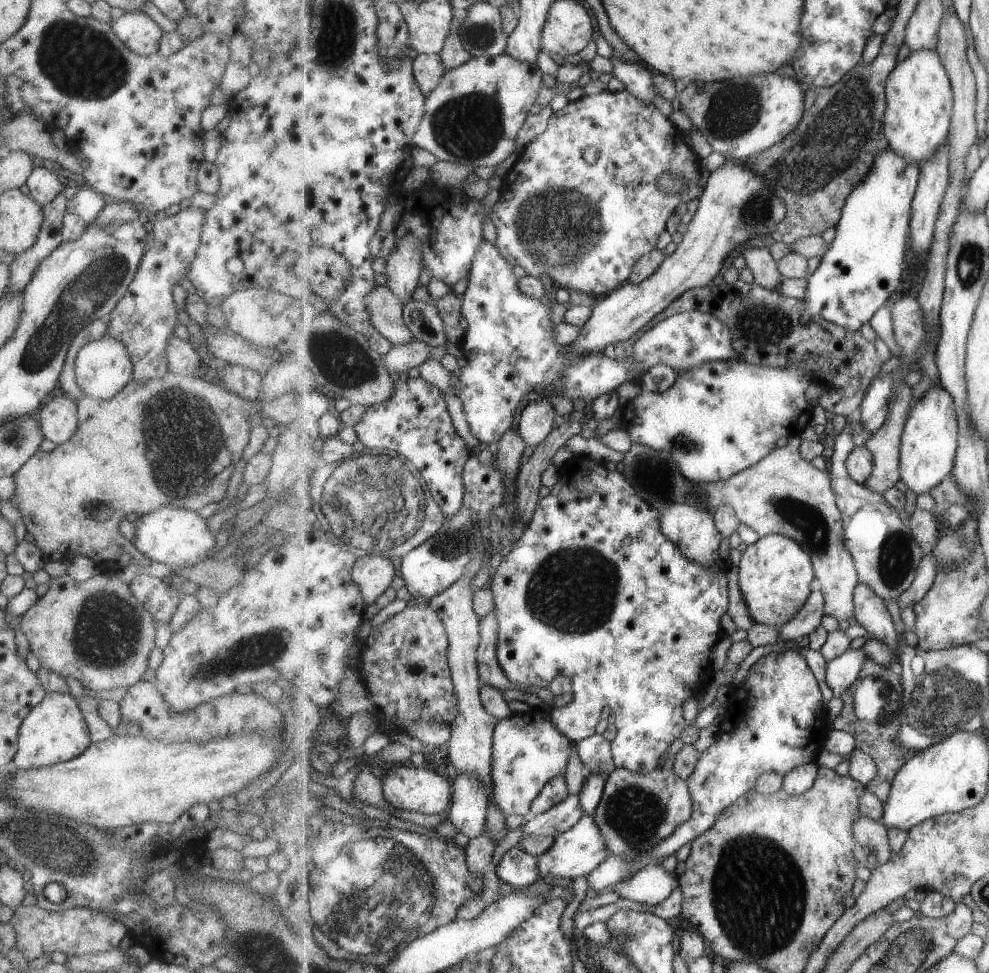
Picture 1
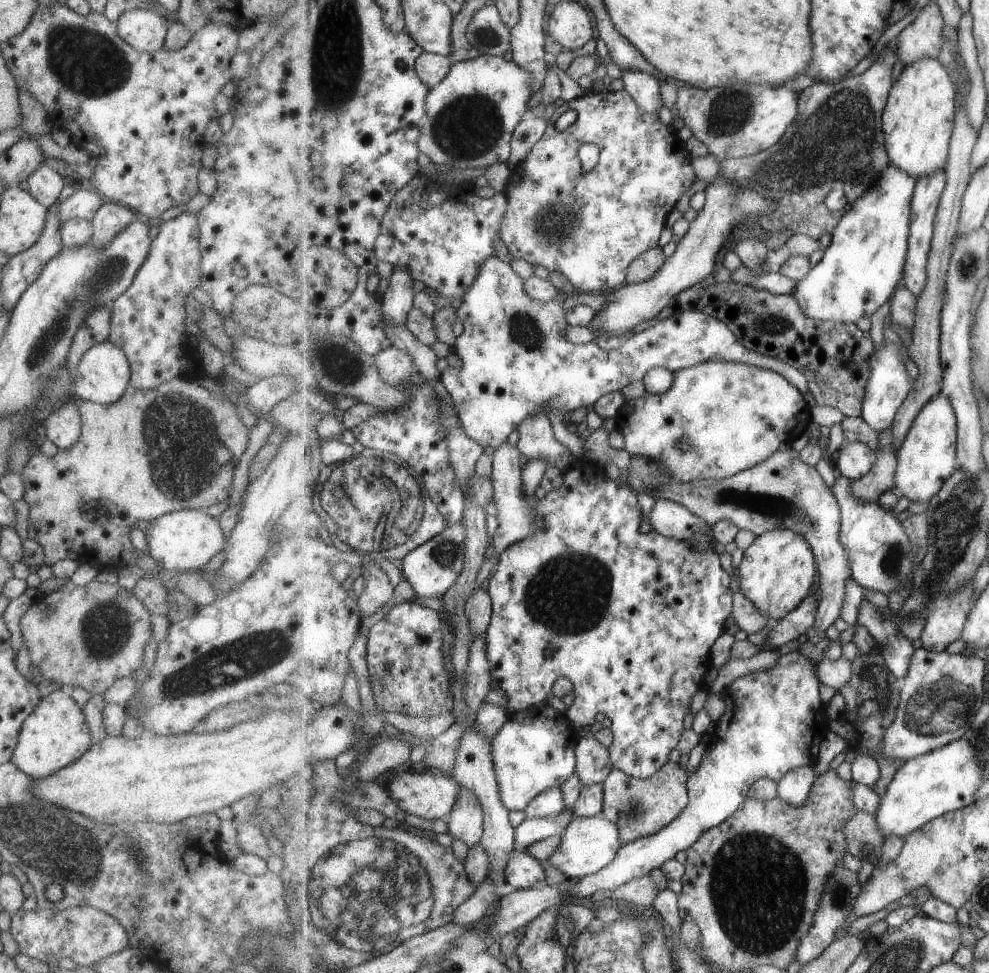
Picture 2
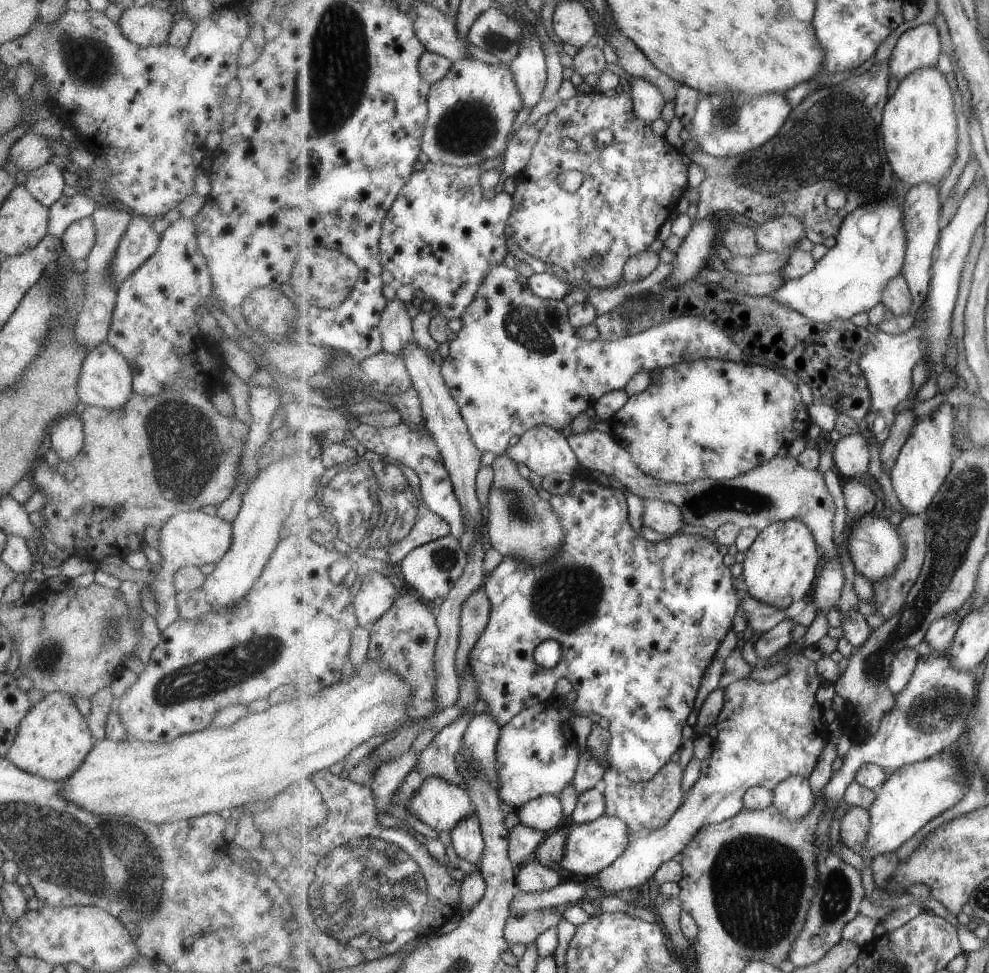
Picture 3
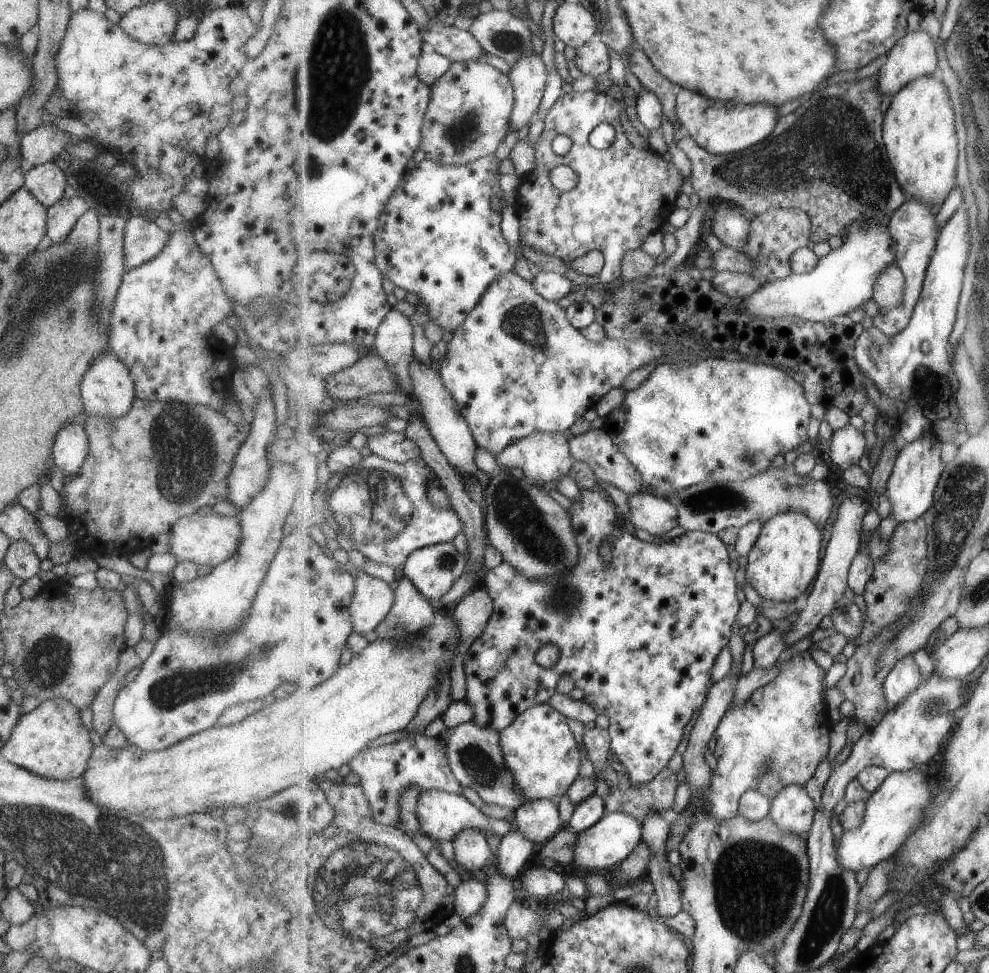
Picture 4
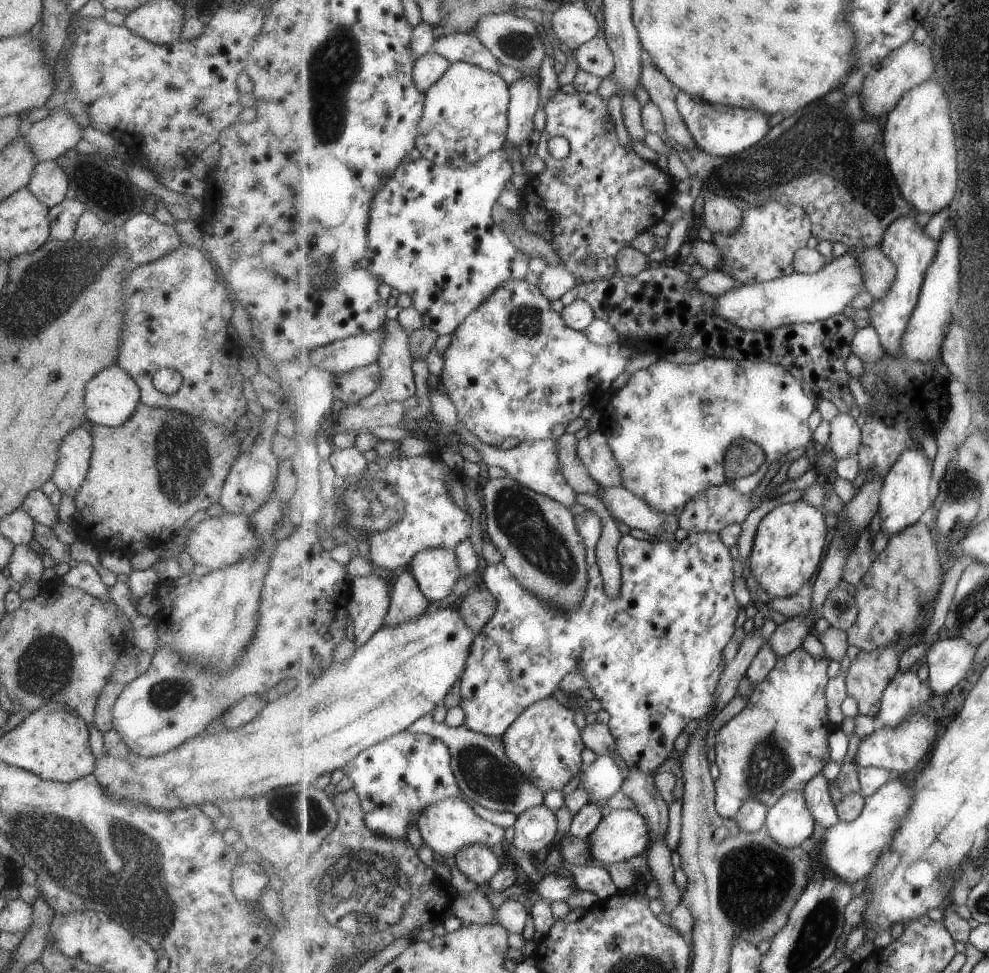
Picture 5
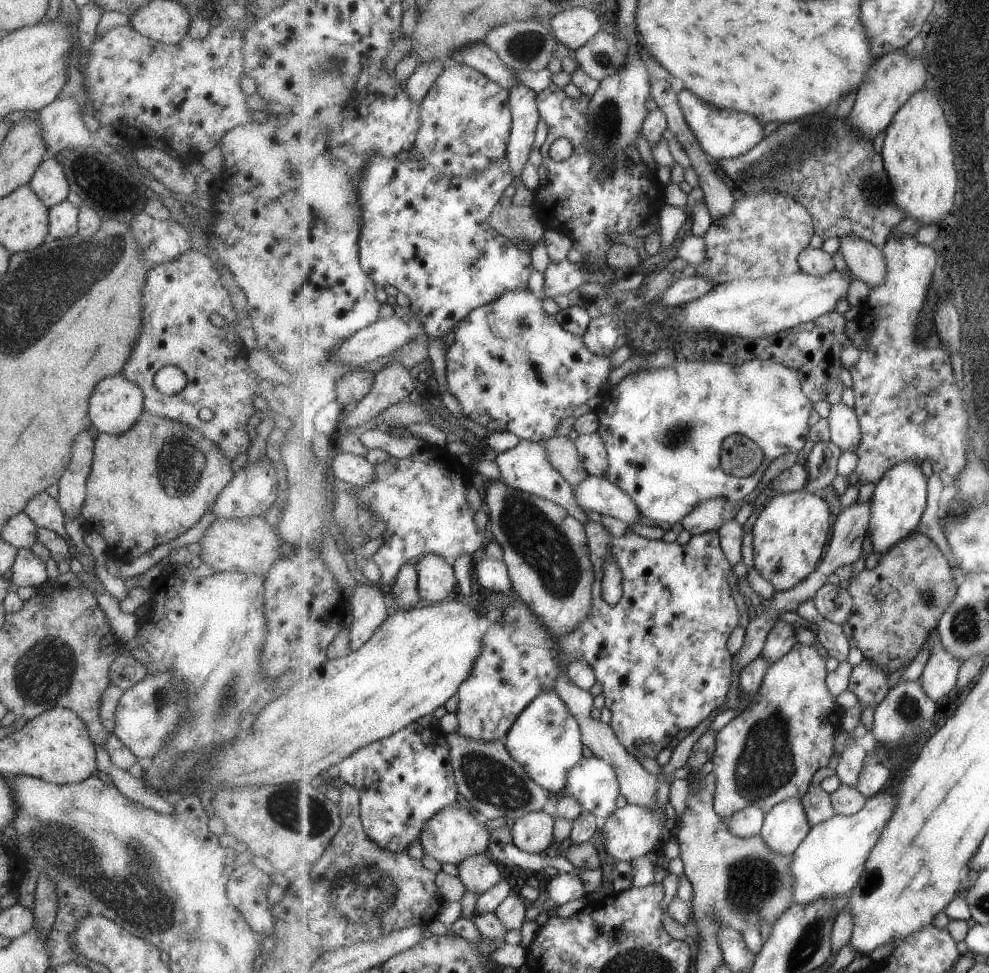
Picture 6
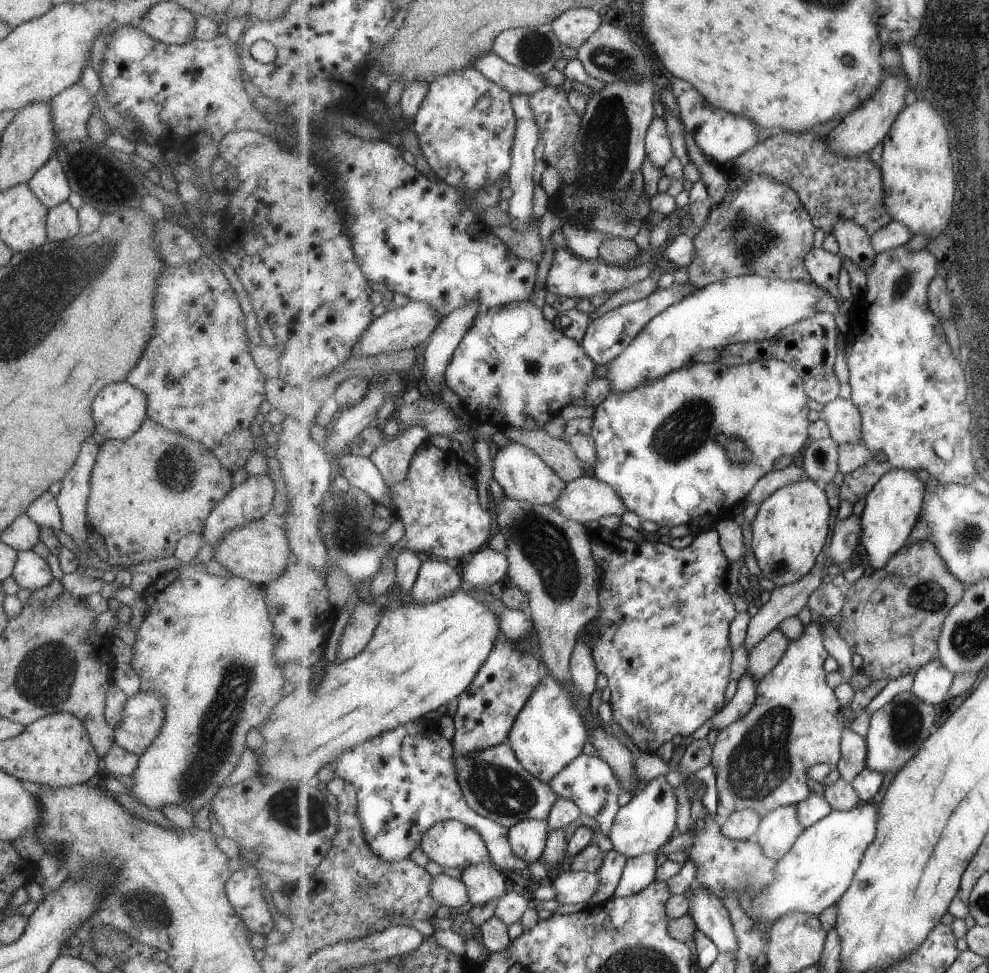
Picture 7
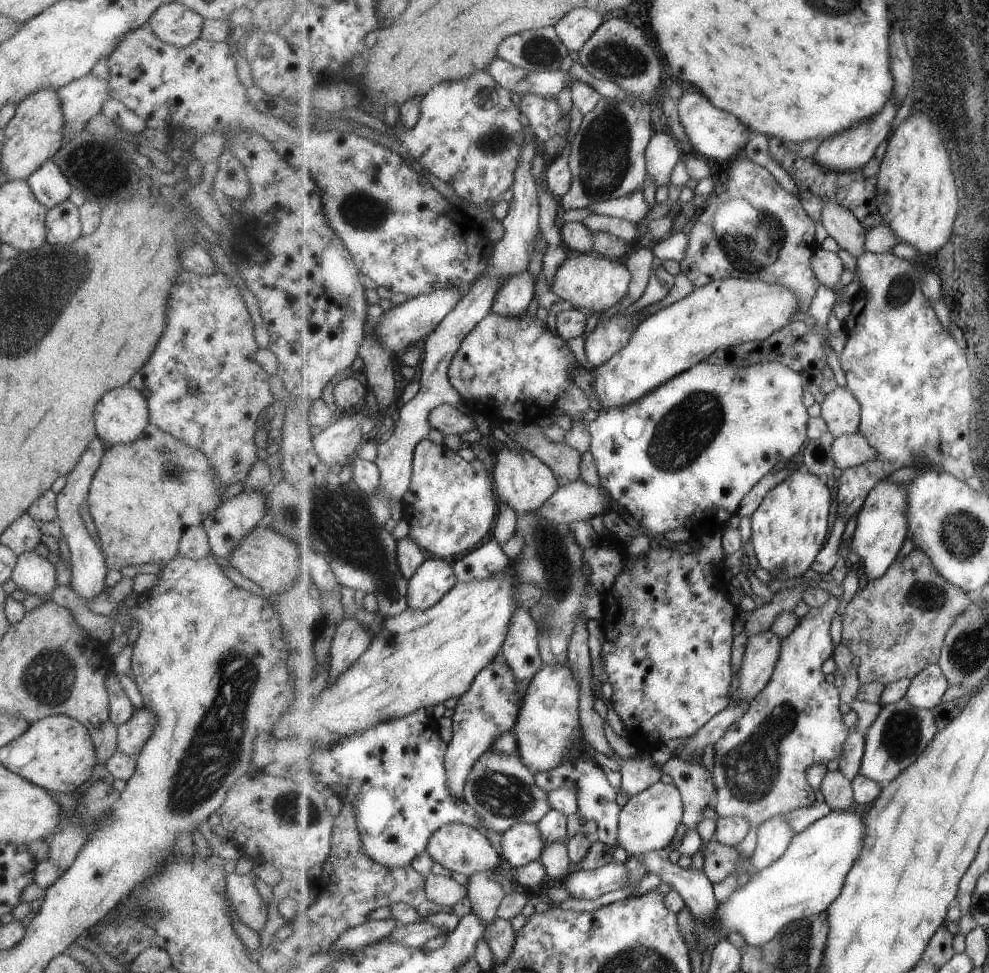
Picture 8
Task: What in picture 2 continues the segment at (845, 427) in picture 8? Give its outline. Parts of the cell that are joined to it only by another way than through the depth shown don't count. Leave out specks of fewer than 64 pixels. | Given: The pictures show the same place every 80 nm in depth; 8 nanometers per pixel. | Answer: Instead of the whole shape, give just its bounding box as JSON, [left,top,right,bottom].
[834,441,878,480]

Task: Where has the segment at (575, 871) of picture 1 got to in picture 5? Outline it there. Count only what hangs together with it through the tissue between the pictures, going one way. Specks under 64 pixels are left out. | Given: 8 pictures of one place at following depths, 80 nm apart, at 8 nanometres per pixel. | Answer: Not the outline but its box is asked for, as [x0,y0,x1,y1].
[588,808,651,865]

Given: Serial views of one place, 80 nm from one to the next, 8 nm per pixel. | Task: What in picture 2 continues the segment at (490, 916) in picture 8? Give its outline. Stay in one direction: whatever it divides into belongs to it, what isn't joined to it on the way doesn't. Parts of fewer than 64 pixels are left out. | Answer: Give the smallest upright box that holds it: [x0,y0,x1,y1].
[447,787,484,848]

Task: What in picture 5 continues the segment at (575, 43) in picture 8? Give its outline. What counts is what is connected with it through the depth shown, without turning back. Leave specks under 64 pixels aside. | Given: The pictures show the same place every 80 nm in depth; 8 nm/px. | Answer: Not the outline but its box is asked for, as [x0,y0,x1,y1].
[550,4,601,52]

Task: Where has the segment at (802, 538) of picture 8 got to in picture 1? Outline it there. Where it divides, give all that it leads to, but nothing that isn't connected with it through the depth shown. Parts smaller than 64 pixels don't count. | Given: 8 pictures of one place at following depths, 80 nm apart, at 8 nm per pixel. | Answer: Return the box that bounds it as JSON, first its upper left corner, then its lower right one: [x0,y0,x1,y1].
[737,535,816,628]

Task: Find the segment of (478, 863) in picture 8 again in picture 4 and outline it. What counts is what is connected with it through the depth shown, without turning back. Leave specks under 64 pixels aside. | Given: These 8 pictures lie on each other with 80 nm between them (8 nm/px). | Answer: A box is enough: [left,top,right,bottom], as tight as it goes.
[417,789,511,842]

